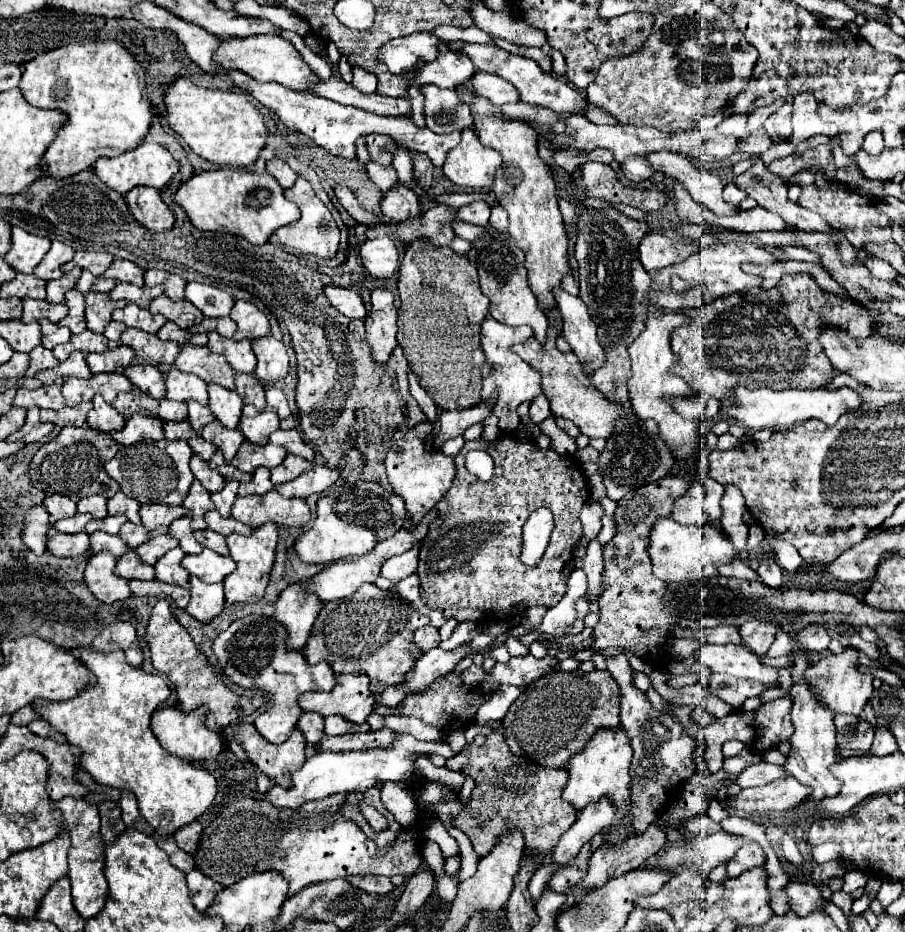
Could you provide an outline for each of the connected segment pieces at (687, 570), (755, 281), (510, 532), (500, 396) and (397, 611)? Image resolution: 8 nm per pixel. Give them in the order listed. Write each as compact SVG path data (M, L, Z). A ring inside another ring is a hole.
M658 518L650 532L650 558L652 558L652 572L656 578L664 580L666 584L684 582L684 580L702 580L718 576L718 566L734 562L734 546L730 538L718 526L706 524L704 528L684 526L674 522L672 518Z
M744 236L730 238L730 242L724 242L724 244L718 244L718 246L700 248L698 254L692 254L688 260L684 260L680 264L674 264L670 268L662 268L662 270L658 270L654 274L652 286L660 288L658 306L672 308L672 310L678 310L678 308L698 308L698 306L704 306L708 302L714 302L718 296L726 296L726 294L742 292L742 290L748 290L748 288L754 288L754 286L762 286L762 278L760 276L754 276L754 274L748 274L748 272L742 270L742 264L746 264L746 262L766 266L766 264L778 262L778 258L772 256L766 248L756 246L754 242L746 240ZM672 274L678 274L680 278L690 282L690 290L686 294L680 296L680 294L674 294L668 288Z
M506 434L500 436L496 444L490 446L490 456L494 460L496 472L490 482L480 482L464 468L464 456L470 450L486 450L484 440L466 442L460 454L454 458L456 476L446 492L446 496L438 502L438 518L430 524L426 538L420 542L420 562L418 562L418 578L420 578L420 596L422 602L430 608L440 608L444 618L456 618L458 622L480 622L488 624L494 620L510 618L518 606L524 610L534 606L554 608L562 596L566 594L566 582L562 580L562 568L574 558L574 544L582 538L582 524L578 514L582 506L590 498L588 480L580 470L582 464L574 456L562 456L554 450L540 450L532 440L516 440ZM538 508L550 508L554 514L554 530L550 536L550 544L538 566L528 568L520 562L522 552L522 526L528 516Z
M486 318L482 322L480 328L480 340L482 340L482 350L486 354L486 366L482 368L482 376L484 376L484 386L482 386L482 396L486 398L496 398L496 404L492 408L492 412L498 416L498 426L502 432L512 432L516 430L516 426L520 424L518 412L516 408L522 402L532 402L540 392L540 372L534 370L532 366L528 366L514 350L512 344L522 344L532 336L532 328L530 326L520 326L520 328L512 328L506 326L494 318ZM492 366L492 370L490 370Z
M362 584L350 598L342 598L342 602L328 602L322 606L302 654L308 664L318 664L320 660L328 662L336 674L366 674L370 678L370 692L380 694L386 686L400 682L404 674L414 666L416 658L420 658L422 652L414 646L410 638L416 628L426 626L428 622L428 616L418 614L402 598L378 590L374 584Z

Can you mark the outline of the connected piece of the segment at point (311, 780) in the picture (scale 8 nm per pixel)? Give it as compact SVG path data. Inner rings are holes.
M400 734L388 748L374 748L362 752L320 752L310 756L302 768L292 772L292 786L272 786L266 794L268 802L278 808L298 808L308 800L322 800L336 792L364 792L372 788L376 782L404 782L414 774L414 756L420 754L440 754L444 758L452 758L454 750L446 742L426 742L418 740L412 734Z

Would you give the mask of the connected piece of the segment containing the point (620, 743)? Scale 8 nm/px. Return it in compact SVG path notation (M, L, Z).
M618 728L618 730L598 730L592 736L592 740L586 744L586 748L580 754L572 756L568 762L570 780L562 792L562 798L568 800L578 812L590 802L608 798L622 818L622 824L602 830L604 844L618 844L634 834L634 828L632 828L632 822L628 816L628 810L630 810L630 774L628 774L630 760L632 760L632 746L626 740L626 732L622 728Z

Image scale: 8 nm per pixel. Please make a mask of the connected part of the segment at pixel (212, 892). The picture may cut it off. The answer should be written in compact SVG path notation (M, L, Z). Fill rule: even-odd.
M192 870L186 874L186 882L188 882L188 890L190 890L190 898L192 898L192 904L204 912L214 896L222 890L222 886L218 886L218 882L210 880L208 876L204 876L200 870Z

